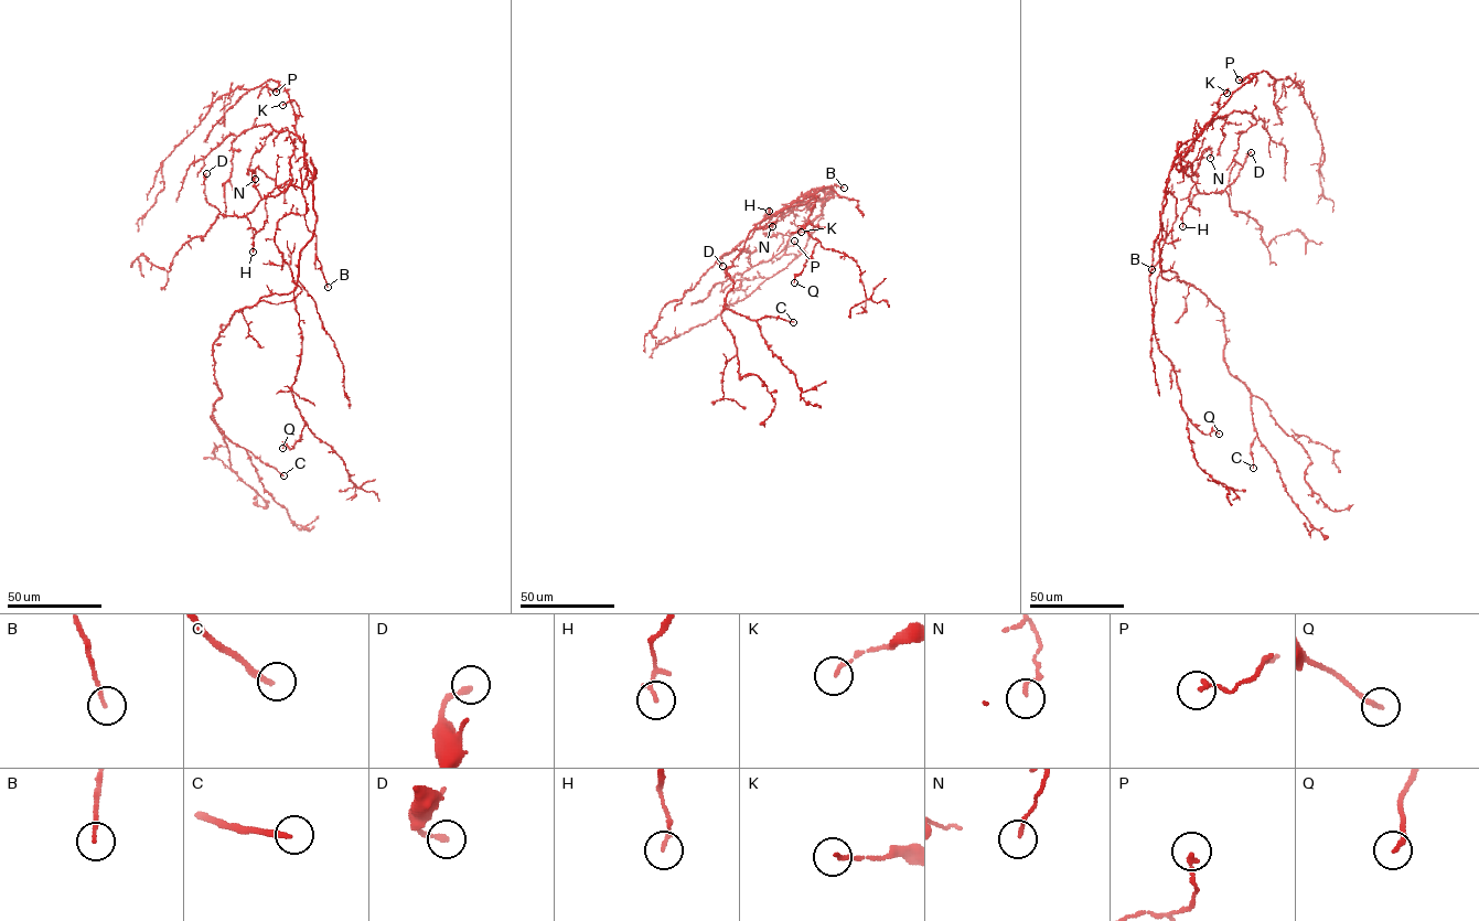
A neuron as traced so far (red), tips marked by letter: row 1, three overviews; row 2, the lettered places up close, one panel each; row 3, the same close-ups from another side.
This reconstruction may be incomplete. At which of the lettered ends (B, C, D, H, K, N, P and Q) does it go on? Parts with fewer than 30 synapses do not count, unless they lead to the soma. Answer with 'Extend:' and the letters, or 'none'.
Extend: C

